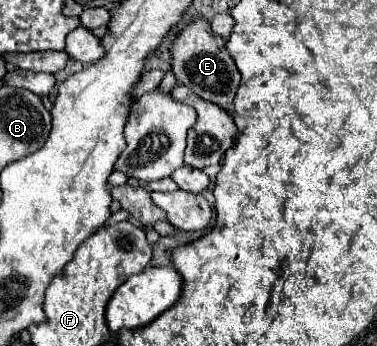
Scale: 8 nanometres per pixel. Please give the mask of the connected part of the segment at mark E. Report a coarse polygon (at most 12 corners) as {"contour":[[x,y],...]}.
{"contour":[[196,19],[176,37],[172,71],[228,113],[240,73],[226,41]]}

